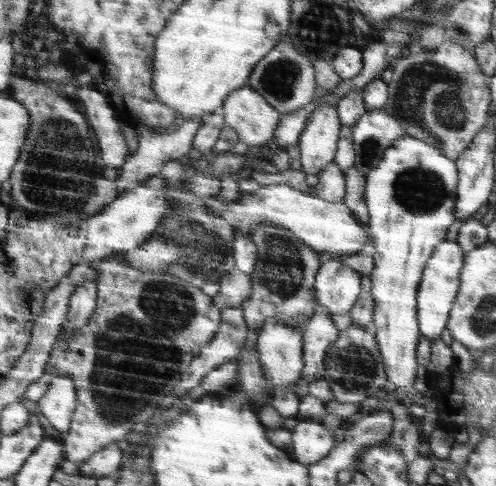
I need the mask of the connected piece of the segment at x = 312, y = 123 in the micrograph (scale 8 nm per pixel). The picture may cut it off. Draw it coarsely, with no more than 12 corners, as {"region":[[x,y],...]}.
{"region":[[336,107],[314,109],[299,135],[301,171],[332,163],[342,122]]}

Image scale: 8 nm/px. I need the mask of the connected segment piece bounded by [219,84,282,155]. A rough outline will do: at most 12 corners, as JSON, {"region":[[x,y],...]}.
{"region":[[247,84],[219,112],[244,144],[272,142],[281,113]]}

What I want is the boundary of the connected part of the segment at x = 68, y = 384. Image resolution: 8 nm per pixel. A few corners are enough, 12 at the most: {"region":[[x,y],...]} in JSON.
{"region":[[71,376],[54,378],[37,401],[61,434],[72,426],[77,394]]}

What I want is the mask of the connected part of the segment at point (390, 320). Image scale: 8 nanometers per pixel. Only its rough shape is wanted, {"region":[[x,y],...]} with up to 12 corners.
{"region":[[406,135],[366,177],[373,324],[416,382],[417,292],[455,221],[457,162]]}

